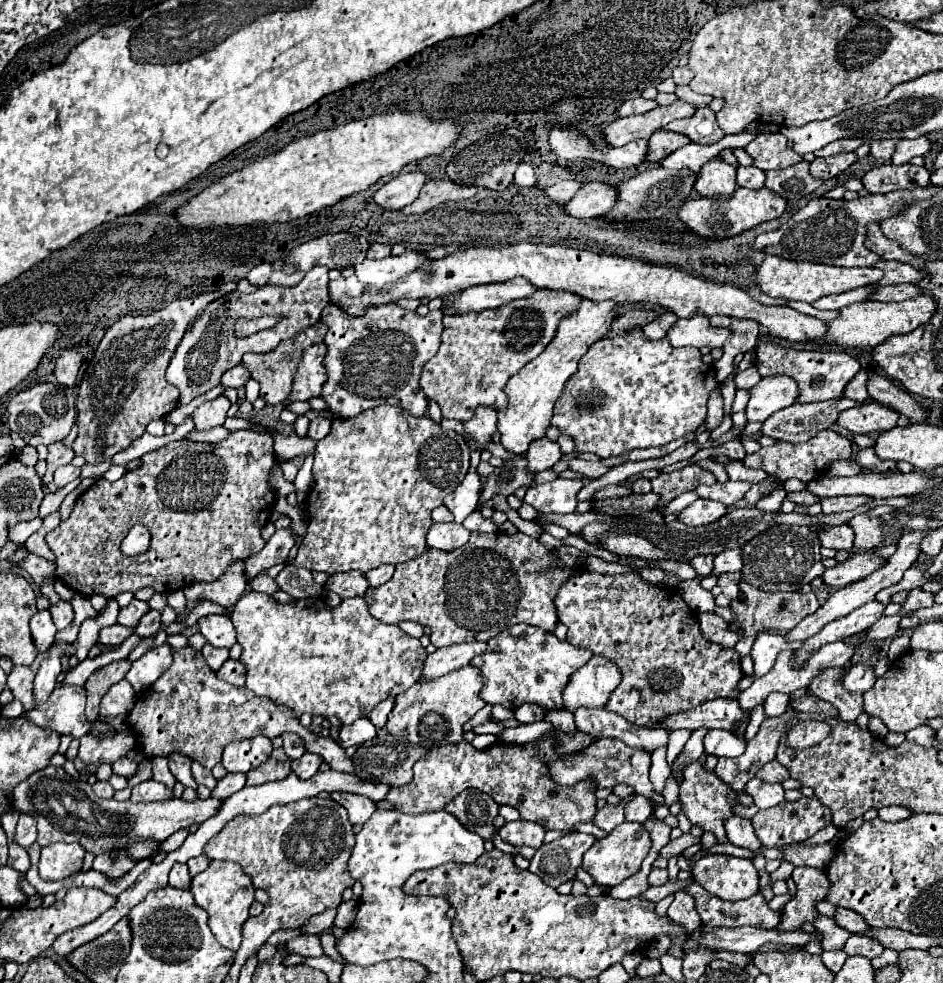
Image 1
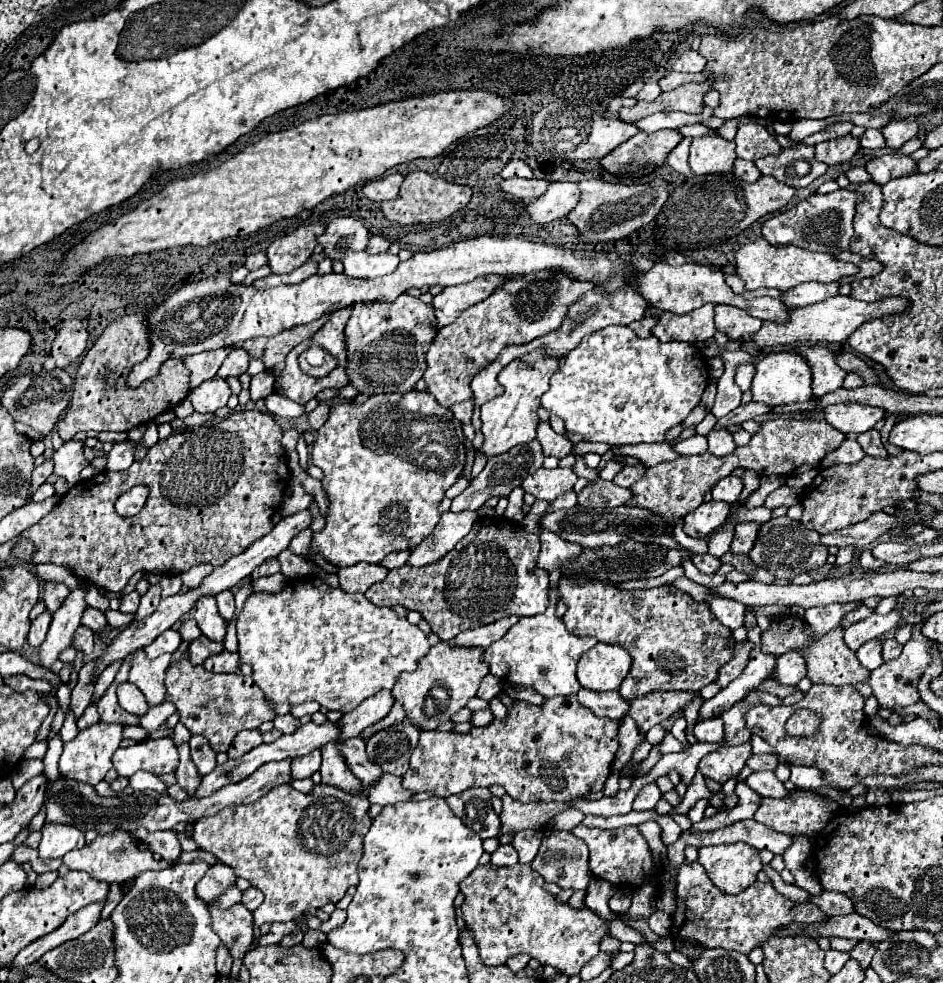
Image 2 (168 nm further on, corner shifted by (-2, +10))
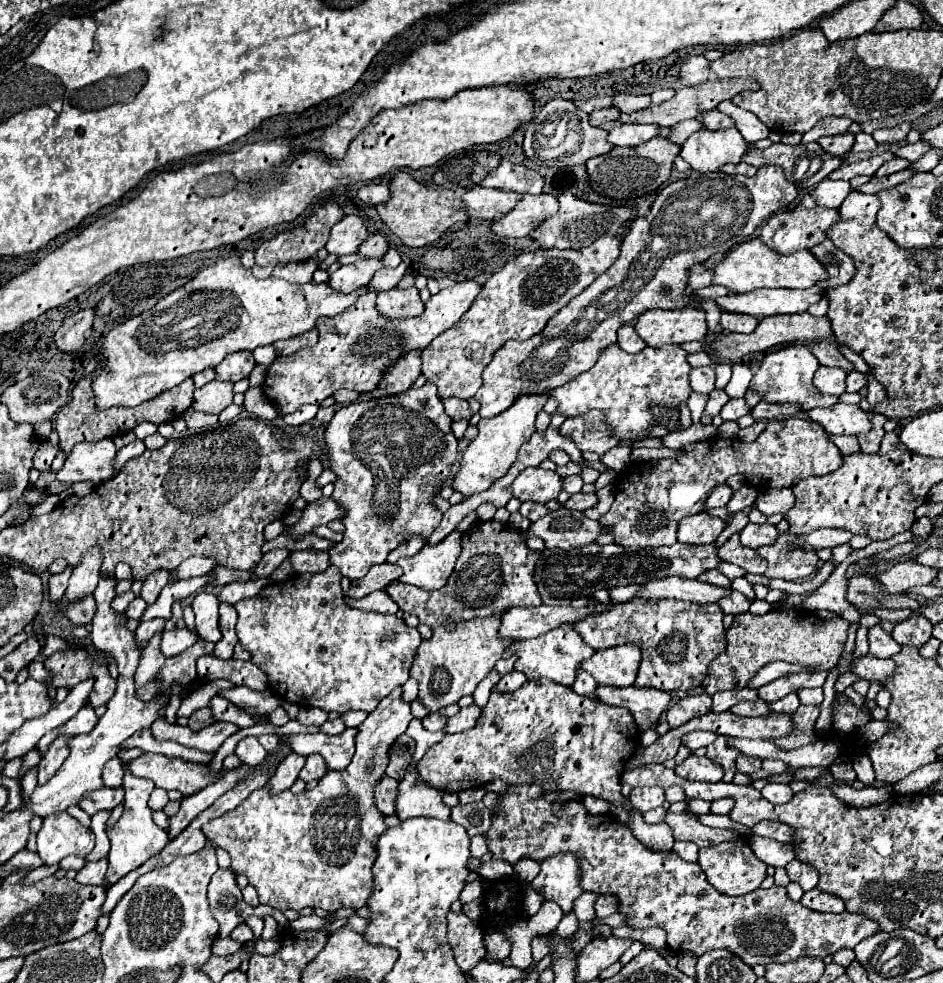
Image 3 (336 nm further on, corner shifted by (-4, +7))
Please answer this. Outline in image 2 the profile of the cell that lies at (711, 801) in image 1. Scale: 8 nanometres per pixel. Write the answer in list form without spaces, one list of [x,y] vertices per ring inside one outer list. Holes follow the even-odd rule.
[[[680,716],[676,722],[674,722],[674,726],[672,726],[672,734],[674,734],[674,738],[676,740],[680,740],[686,748],[690,748],[690,742],[686,740],[686,720],[684,720],[684,716]]]

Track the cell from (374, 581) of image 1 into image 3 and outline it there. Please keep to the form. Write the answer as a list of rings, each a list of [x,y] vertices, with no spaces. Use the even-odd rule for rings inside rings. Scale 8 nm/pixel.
[[[408,537],[408,541],[404,541],[404,545],[398,545],[388,555],[388,563],[396,563],[400,557],[412,557],[412,555],[416,555],[424,547],[424,543],[426,541],[422,537]]]

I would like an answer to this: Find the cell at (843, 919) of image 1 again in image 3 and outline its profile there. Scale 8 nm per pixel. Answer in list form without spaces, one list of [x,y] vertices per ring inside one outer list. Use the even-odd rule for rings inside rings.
[[[818,887],[810,889],[804,893],[804,897],[800,899],[800,903],[812,911],[820,911],[820,913],[842,913],[844,911],[844,901],[840,901],[840,897],[832,895],[832,893],[824,893]]]

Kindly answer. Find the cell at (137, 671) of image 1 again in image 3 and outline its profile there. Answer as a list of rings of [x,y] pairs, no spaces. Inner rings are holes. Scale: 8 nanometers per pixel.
[[[188,627],[164,631],[164,635],[162,635],[162,653],[164,653],[164,657],[178,655],[178,653],[186,651],[190,645],[194,645],[198,639],[200,637],[196,637],[196,631],[188,629]]]

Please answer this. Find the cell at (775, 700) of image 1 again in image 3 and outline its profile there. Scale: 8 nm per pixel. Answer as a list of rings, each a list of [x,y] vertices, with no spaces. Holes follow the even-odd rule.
[[[821,687],[803,688],[798,691],[798,697],[801,705],[820,705],[824,698],[823,689]]]

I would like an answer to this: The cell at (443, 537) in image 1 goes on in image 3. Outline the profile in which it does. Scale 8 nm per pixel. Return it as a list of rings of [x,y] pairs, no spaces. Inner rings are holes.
[[[452,531],[442,543],[434,547],[424,545],[424,549],[420,549],[420,553],[416,553],[414,557],[400,559],[396,563],[404,569],[400,583],[416,585],[426,591],[436,591],[444,587],[460,555],[460,539],[462,535],[458,531]]]

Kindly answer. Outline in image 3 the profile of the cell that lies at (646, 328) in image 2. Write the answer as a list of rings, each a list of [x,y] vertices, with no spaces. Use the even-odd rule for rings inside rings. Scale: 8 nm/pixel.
[[[624,325],[618,329],[618,347],[628,353],[640,353],[646,347],[646,343],[640,337],[636,337],[632,325]]]

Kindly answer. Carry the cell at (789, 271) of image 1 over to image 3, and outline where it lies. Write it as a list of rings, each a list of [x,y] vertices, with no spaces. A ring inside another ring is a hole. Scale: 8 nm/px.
[[[758,237],[740,243],[736,249],[728,251],[724,261],[714,267],[712,285],[722,285],[730,293],[746,293],[760,288],[808,289],[828,277],[824,267],[816,261],[810,251],[796,251],[790,255],[776,253],[768,245],[764,245]]]

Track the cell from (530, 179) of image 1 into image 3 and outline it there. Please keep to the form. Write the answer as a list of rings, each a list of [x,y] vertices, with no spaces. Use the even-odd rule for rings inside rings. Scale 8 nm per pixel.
[[[502,159],[500,165],[494,171],[490,171],[480,185],[490,189],[504,189],[520,195],[524,193],[540,195],[544,187],[544,177],[538,171],[532,171],[524,165],[514,165],[508,159]]]

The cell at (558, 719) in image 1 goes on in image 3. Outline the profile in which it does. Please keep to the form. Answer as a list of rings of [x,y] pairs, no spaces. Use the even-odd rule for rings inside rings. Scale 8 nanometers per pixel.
[[[510,671],[506,673],[500,683],[494,687],[494,691],[512,691],[512,689],[518,689],[520,685],[524,685],[526,681],[526,675],[520,673],[520,671]]]

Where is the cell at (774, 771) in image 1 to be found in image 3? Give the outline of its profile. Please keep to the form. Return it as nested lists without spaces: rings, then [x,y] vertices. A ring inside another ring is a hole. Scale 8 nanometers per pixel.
[[[740,755],[740,757],[736,757],[736,771],[744,773],[744,775],[750,775],[750,773],[754,773],[754,771],[760,769],[760,763],[762,763],[762,761],[756,759],[756,757]]]

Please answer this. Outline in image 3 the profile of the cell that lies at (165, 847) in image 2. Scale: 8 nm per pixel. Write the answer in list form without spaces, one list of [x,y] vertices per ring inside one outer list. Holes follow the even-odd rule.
[[[124,765],[122,787],[126,791],[126,795],[124,795],[124,813],[116,821],[116,825],[106,831],[108,839],[112,843],[112,849],[110,849],[110,855],[108,855],[108,885],[106,885],[106,889],[110,885],[114,885],[116,881],[120,881],[120,877],[128,875],[132,869],[146,863],[150,857],[158,855],[168,843],[168,833],[152,821],[152,809],[148,807],[148,797],[154,791],[154,783],[148,781],[148,779],[134,777],[128,771],[128,765]]]

